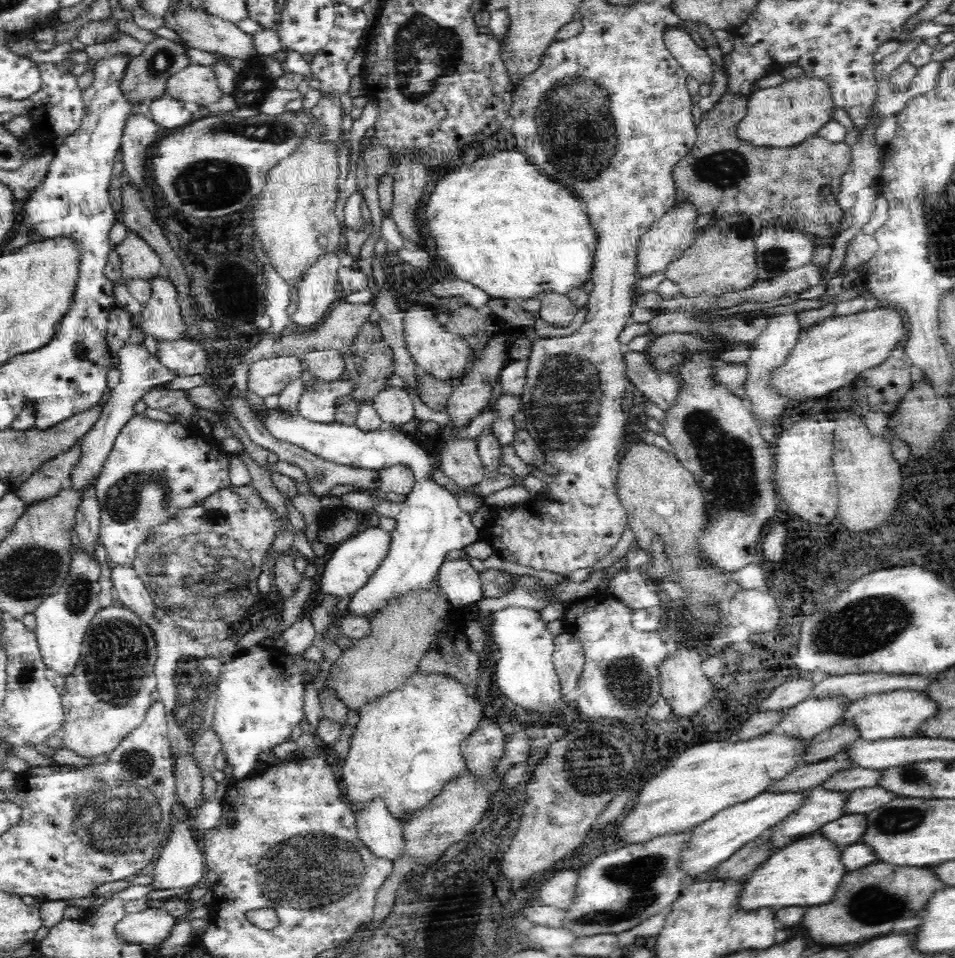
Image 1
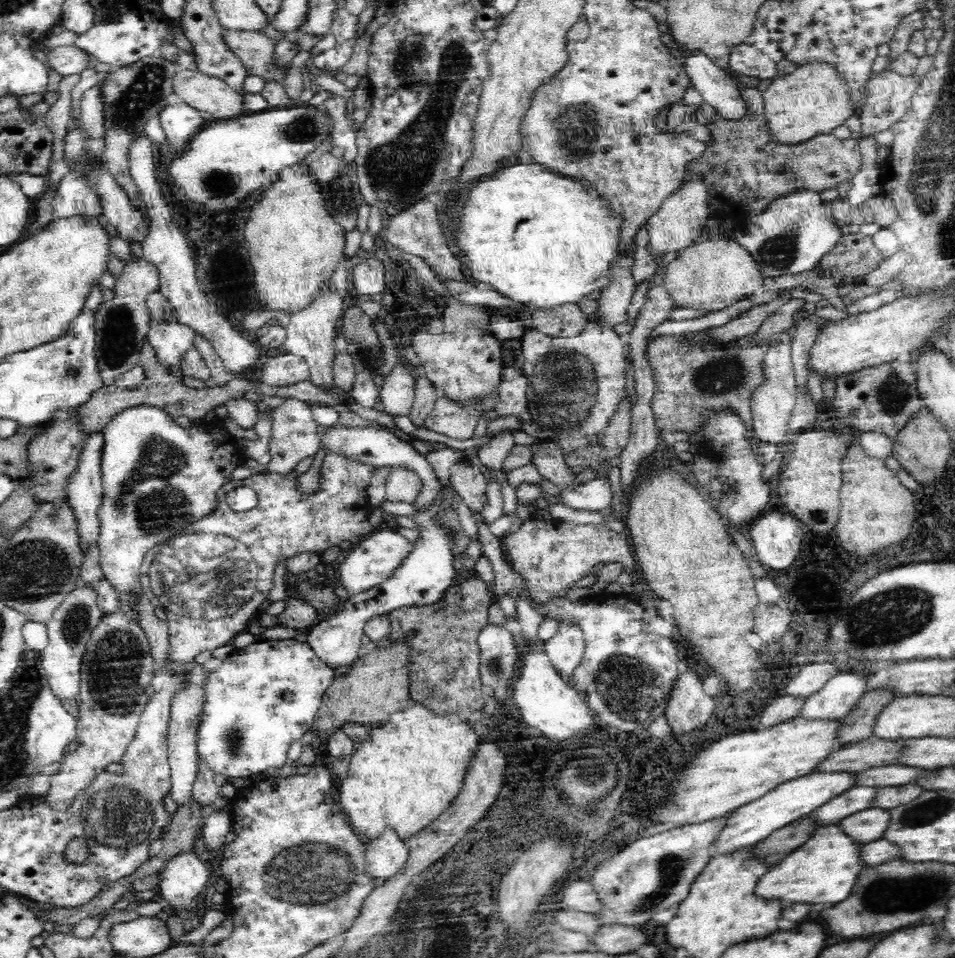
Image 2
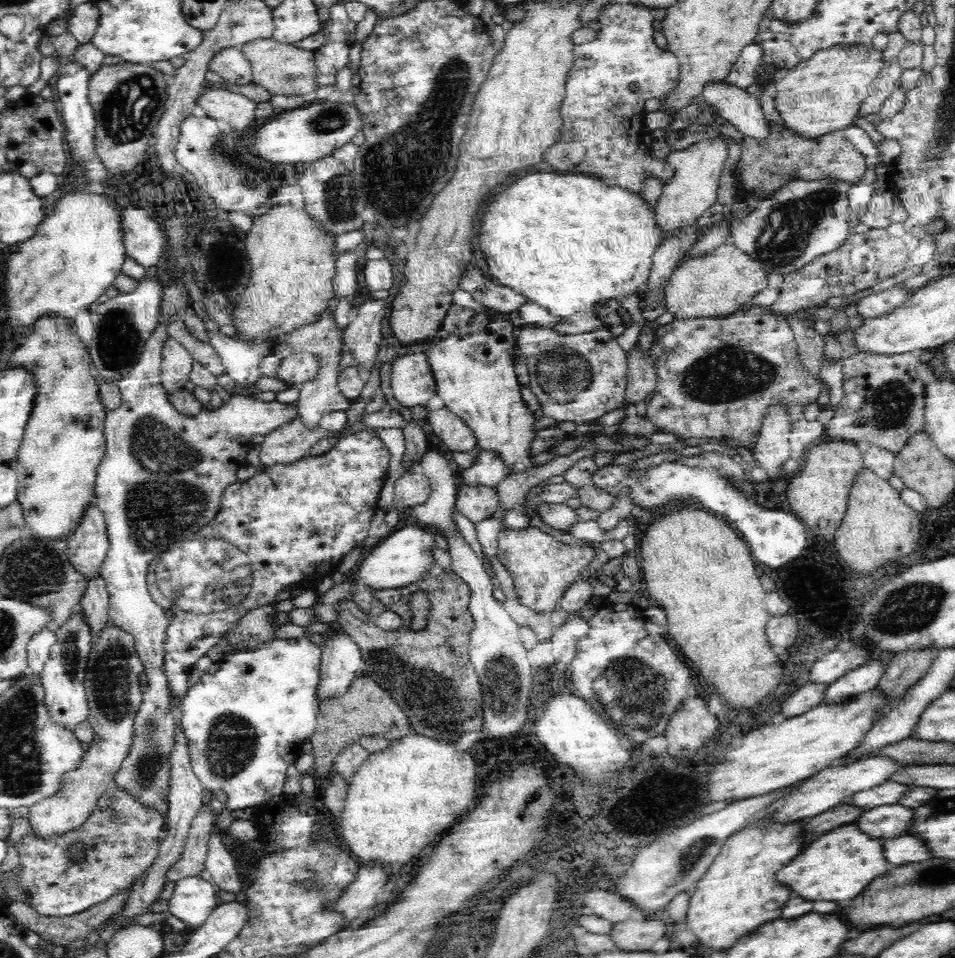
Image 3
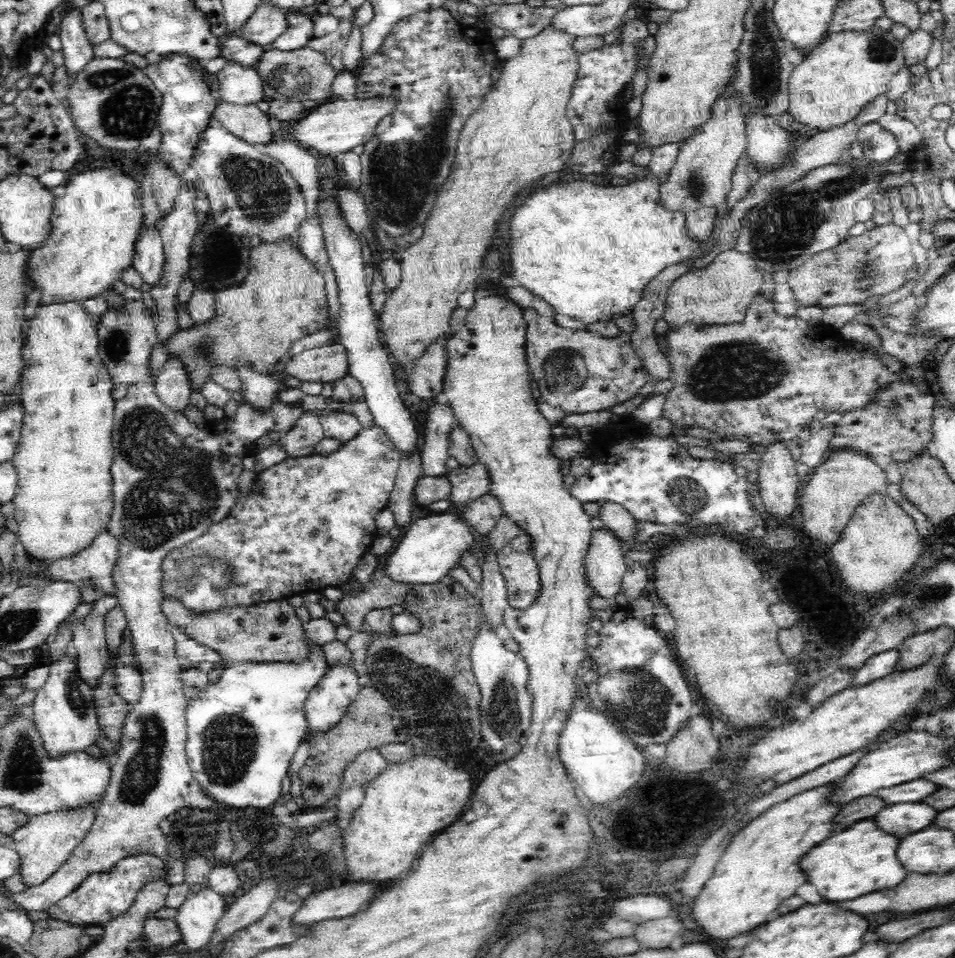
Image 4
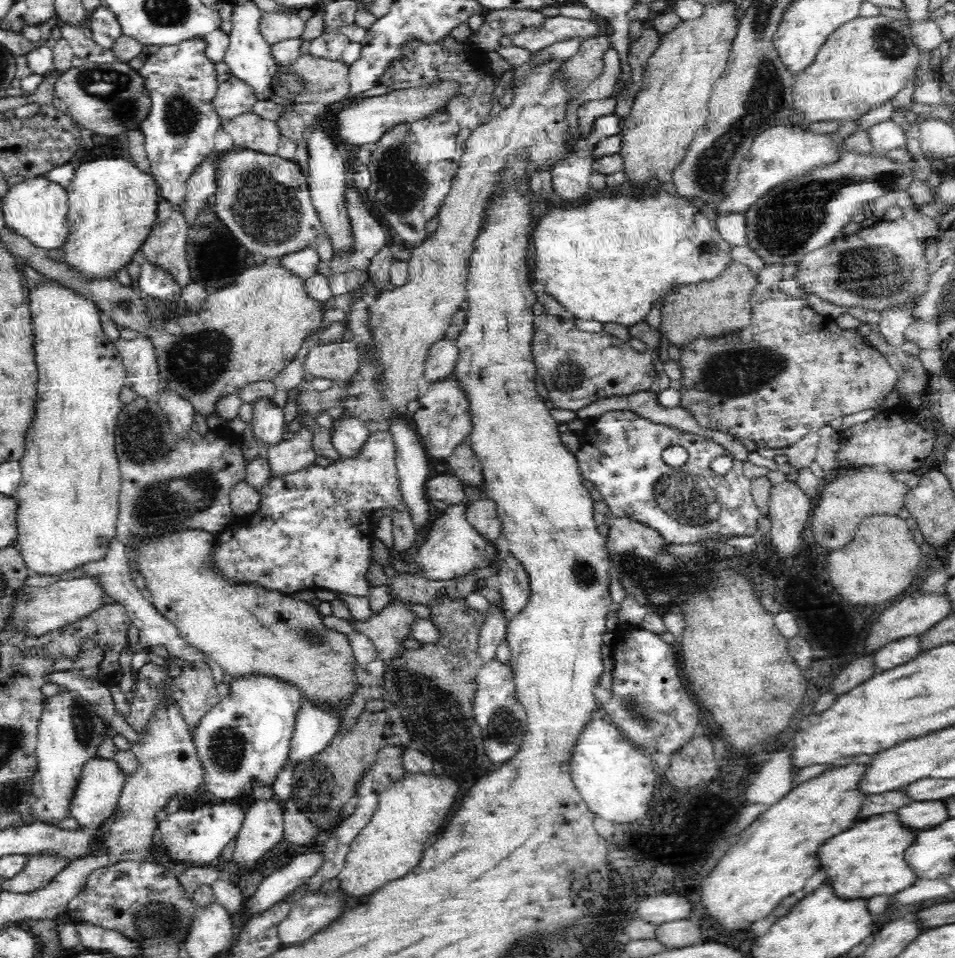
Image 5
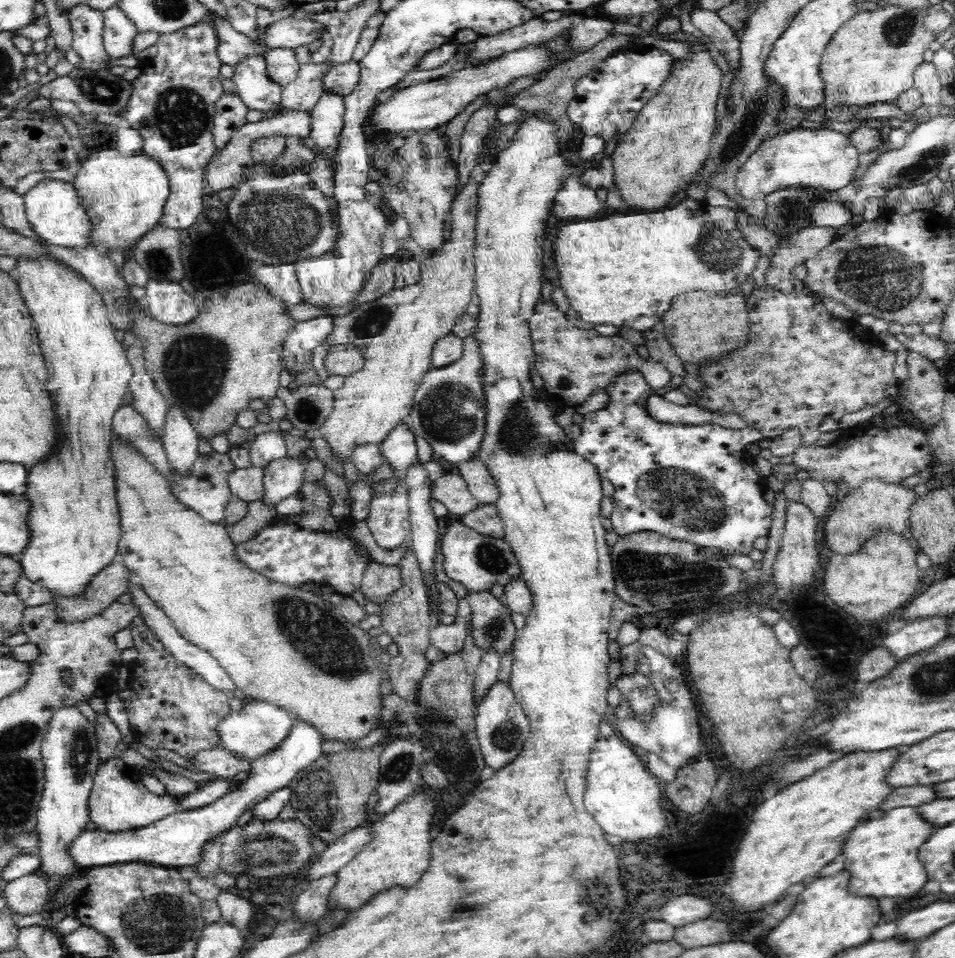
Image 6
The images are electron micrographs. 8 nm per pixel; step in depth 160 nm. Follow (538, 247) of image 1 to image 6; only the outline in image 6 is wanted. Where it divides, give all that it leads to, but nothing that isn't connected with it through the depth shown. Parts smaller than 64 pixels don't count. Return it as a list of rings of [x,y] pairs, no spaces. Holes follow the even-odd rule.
[[[690,197],[660,212],[638,211],[630,214],[608,214],[602,218],[572,220],[558,228],[556,266],[560,272],[560,286],[564,288],[570,309],[580,313],[582,320],[592,324],[612,324],[637,331],[652,330],[672,300],[695,291],[728,292],[748,280],[754,272],[761,252],[744,239],[737,224],[737,212],[724,206],[712,206]]]

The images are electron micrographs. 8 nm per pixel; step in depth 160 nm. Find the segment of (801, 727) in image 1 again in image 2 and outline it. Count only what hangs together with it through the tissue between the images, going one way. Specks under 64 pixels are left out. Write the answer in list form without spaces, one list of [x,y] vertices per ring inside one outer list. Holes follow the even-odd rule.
[[[840,670],[818,692],[805,698],[797,714],[810,720],[844,718],[866,692],[866,675],[861,671]]]

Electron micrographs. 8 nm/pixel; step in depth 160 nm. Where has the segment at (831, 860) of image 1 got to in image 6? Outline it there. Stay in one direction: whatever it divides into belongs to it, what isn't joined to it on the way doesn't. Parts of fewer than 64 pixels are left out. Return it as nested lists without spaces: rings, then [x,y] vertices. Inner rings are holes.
[[[892,808],[878,820],[868,820],[856,826],[850,834],[850,840],[844,844],[846,870],[852,872],[850,892],[856,896],[904,896],[910,898],[922,890],[922,884],[928,882],[924,876],[924,868],[920,868],[920,860],[916,860],[916,848],[928,840],[928,832],[932,832],[930,824],[924,824],[920,816],[916,816],[916,808]]]

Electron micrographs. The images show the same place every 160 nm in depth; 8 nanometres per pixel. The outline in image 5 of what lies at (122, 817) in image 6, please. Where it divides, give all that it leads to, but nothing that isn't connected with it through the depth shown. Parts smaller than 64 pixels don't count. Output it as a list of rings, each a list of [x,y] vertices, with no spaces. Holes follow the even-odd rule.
[[[96,756],[92,760],[86,760],[80,772],[80,778],[78,778],[69,798],[68,816],[76,818],[80,829],[92,832],[92,834],[96,833],[105,818],[115,811],[117,797],[120,796],[121,786],[124,783],[124,772],[118,767],[114,759]]]

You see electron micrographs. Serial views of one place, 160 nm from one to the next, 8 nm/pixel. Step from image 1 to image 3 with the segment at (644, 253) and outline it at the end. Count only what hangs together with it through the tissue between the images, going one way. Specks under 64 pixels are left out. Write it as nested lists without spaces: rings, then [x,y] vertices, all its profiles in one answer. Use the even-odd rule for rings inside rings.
[[[720,134],[716,138],[704,139],[685,150],[678,150],[669,155],[670,164],[675,168],[675,178],[664,186],[655,206],[657,229],[662,233],[661,238],[664,240],[670,235],[680,235],[696,225],[704,211],[716,204],[720,178],[728,158],[728,137]]]

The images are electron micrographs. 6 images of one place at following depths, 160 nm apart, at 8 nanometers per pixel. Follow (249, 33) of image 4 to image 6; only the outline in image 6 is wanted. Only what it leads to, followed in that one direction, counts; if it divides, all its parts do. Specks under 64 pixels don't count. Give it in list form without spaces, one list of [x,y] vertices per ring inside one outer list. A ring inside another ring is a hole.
[[[293,15],[266,26],[262,42],[269,49],[296,49],[318,40],[320,36],[324,36],[326,30],[326,26],[320,22]]]

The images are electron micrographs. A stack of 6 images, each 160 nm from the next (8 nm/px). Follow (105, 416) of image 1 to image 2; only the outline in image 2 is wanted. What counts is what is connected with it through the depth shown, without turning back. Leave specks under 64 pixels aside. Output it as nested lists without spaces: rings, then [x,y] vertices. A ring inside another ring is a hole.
[[[102,432],[92,433],[86,438],[84,448],[80,452],[80,460],[76,470],[66,482],[67,502],[72,507],[73,513],[77,520],[77,533],[79,536],[79,545],[82,554],[90,550],[90,546],[96,546],[100,536],[100,525],[97,522],[97,509],[100,508],[103,499],[103,482],[101,479],[101,452],[104,446],[104,435]]]

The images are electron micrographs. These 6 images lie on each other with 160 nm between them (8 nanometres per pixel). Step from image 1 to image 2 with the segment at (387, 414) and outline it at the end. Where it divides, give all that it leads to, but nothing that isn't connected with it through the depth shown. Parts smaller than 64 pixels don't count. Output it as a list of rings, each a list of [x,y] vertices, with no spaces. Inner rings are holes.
[[[400,361],[385,378],[385,383],[379,388],[379,396],[383,411],[391,416],[408,416],[411,411],[416,390],[416,379],[412,375],[410,361]]]

